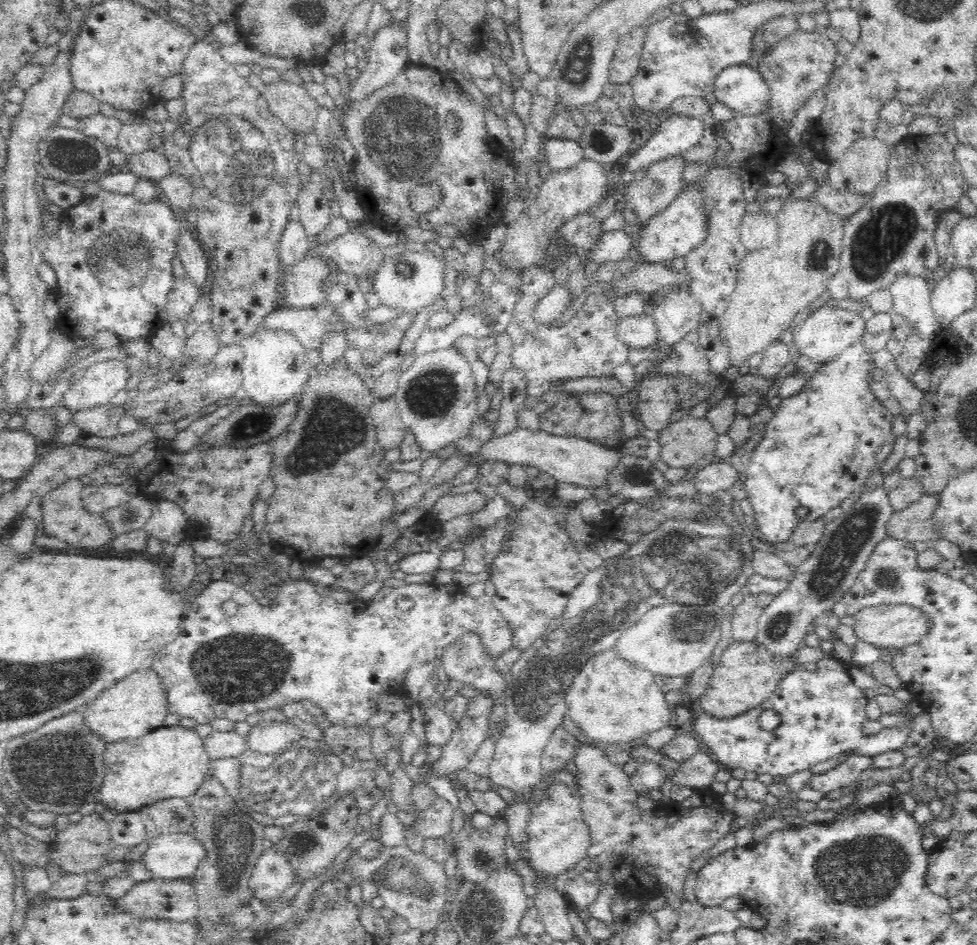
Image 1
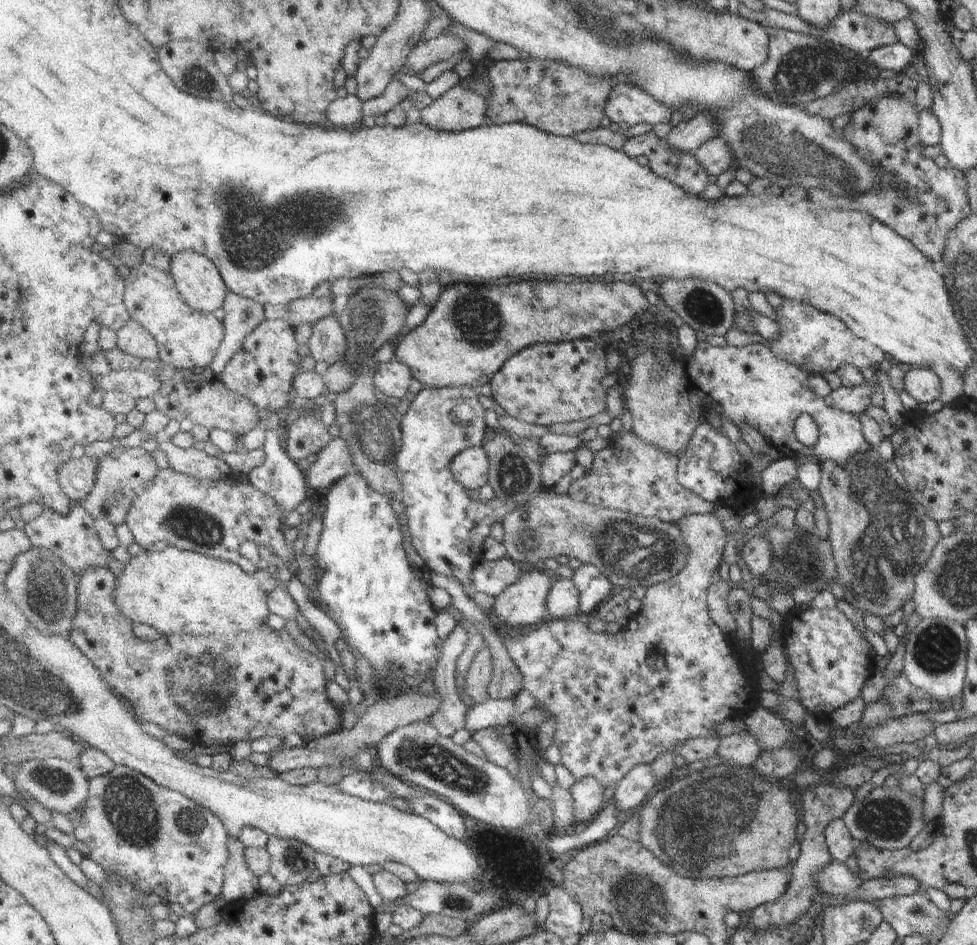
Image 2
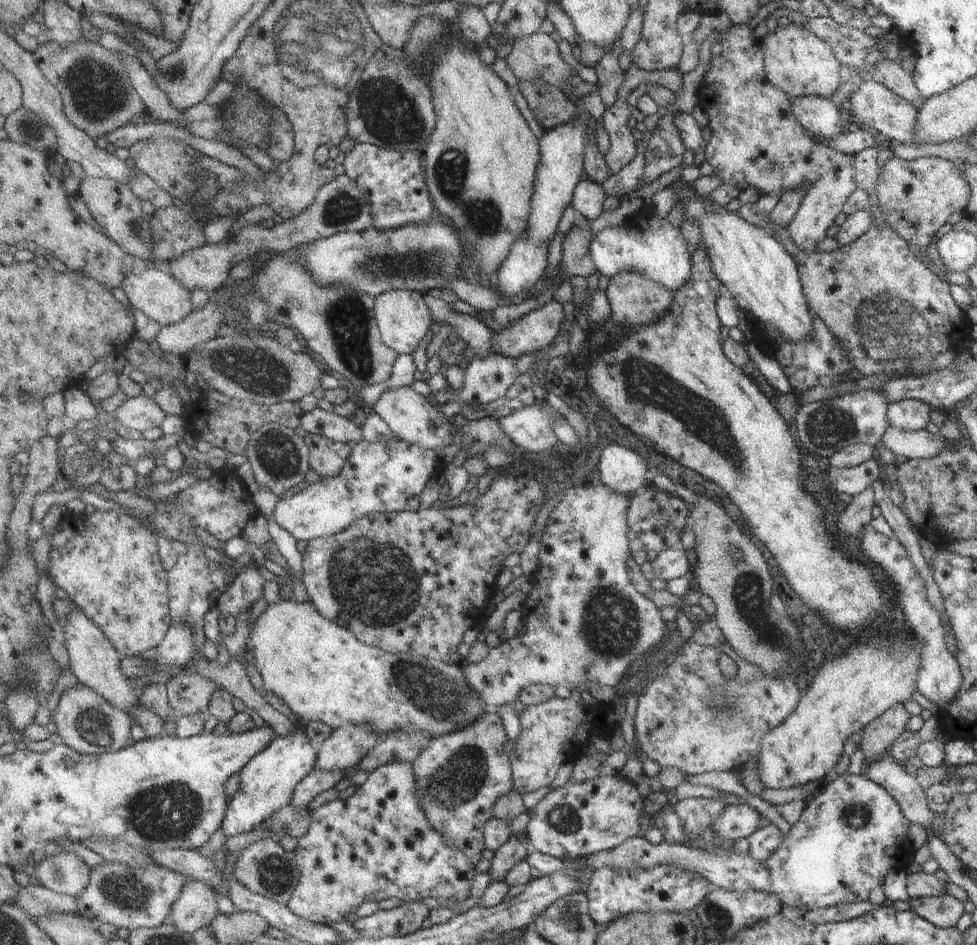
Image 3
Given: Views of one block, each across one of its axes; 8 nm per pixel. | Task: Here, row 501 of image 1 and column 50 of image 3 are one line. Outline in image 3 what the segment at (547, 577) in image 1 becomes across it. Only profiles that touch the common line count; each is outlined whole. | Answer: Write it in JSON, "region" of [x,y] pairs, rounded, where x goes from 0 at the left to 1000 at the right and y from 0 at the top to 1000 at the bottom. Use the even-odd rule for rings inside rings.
{"region":[[[129,537],[113,541],[100,539],[91,545],[70,540],[51,563],[53,599],[50,604],[56,618],[70,626],[77,639],[97,656],[127,696],[164,686],[179,658],[175,646],[175,610],[168,603],[160,566],[143,548],[132,544]]]}

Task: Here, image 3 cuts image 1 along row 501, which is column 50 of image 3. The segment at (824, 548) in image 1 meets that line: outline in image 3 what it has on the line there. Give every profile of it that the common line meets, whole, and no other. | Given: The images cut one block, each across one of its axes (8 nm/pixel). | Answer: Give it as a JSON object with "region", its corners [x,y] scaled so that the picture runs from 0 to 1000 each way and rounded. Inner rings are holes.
{"region":[[[59,898],[54,906],[49,905],[49,908],[45,909],[41,914],[36,915],[39,928],[46,939],[59,944],[59,946],[74,947],[80,949],[86,944],[92,933],[94,933],[93,916],[90,916],[78,902],[70,898]]]}

